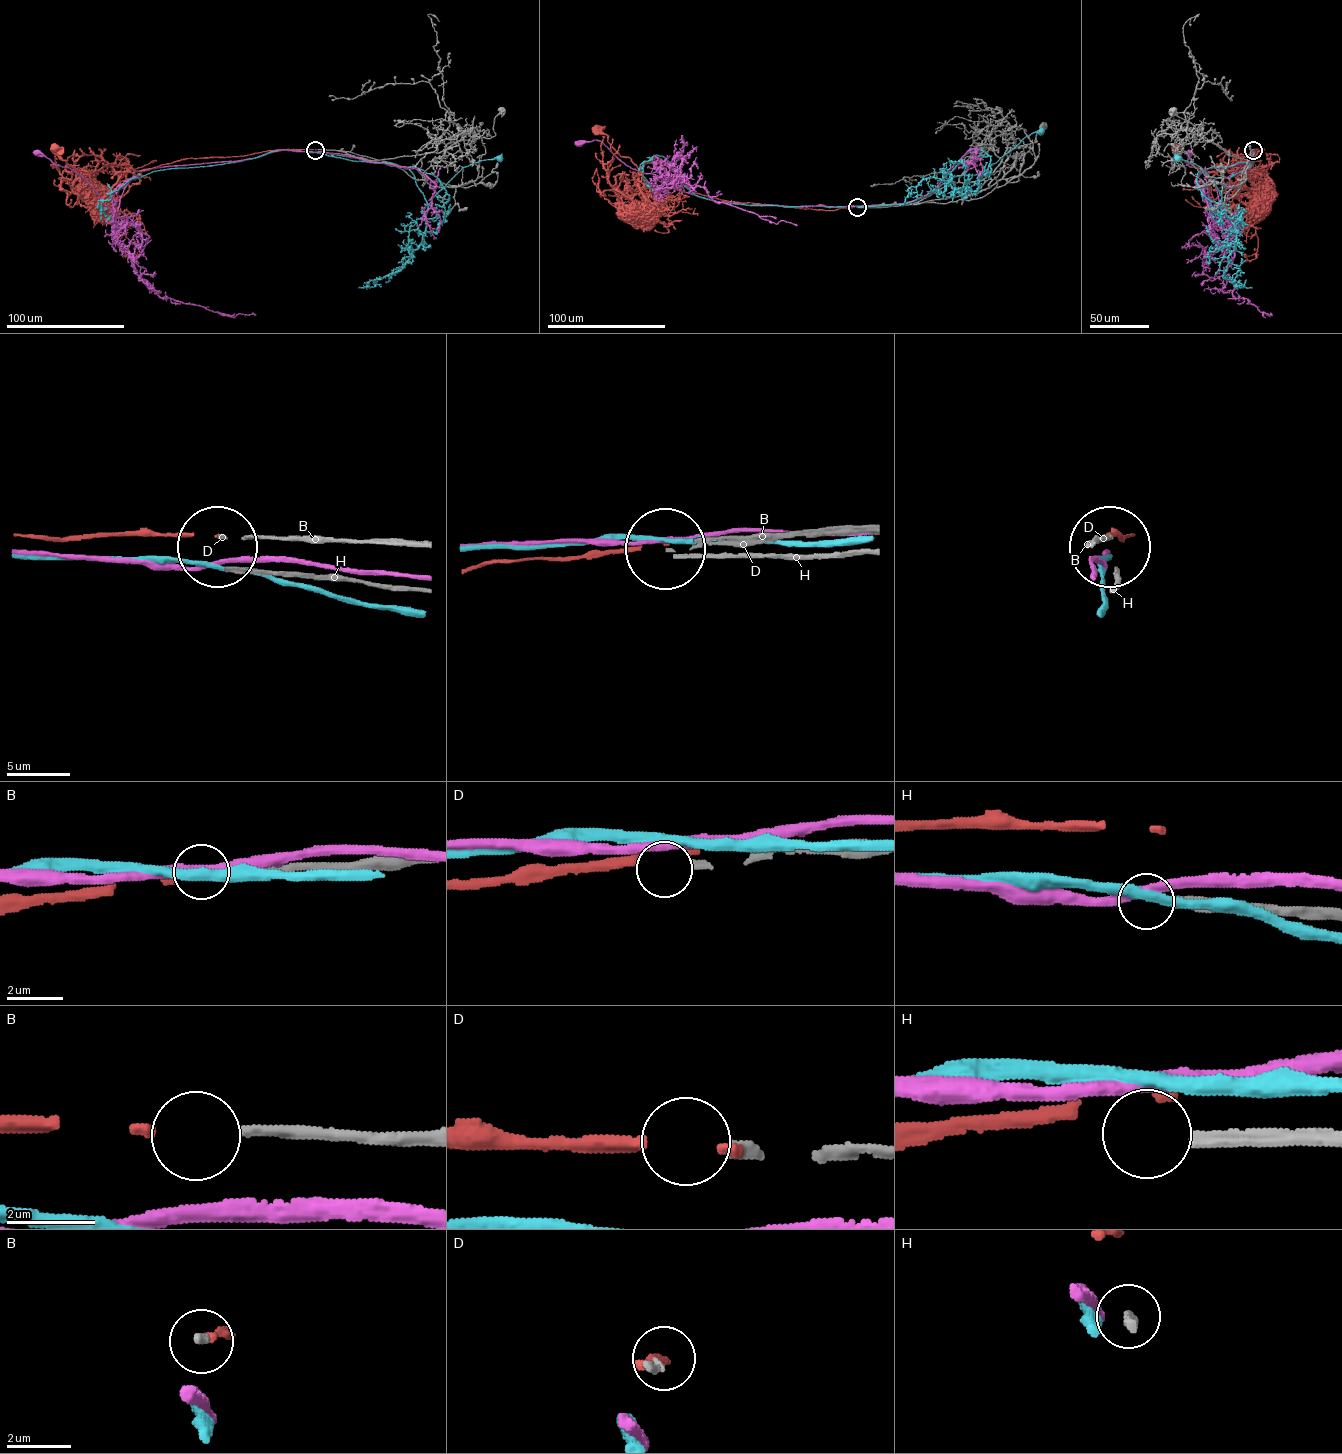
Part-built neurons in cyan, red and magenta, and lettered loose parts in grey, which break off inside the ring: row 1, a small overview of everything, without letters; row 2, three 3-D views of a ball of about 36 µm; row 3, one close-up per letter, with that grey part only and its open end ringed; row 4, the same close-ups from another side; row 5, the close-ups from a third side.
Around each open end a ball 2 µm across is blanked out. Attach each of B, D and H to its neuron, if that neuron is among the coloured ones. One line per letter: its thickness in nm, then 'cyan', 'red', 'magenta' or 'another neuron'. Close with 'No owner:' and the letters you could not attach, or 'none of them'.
B: calibre 280 nm; red
D: calibre 240 nm; another neuron
H: calibre 300 nm; another neuron
No owner: D, H

